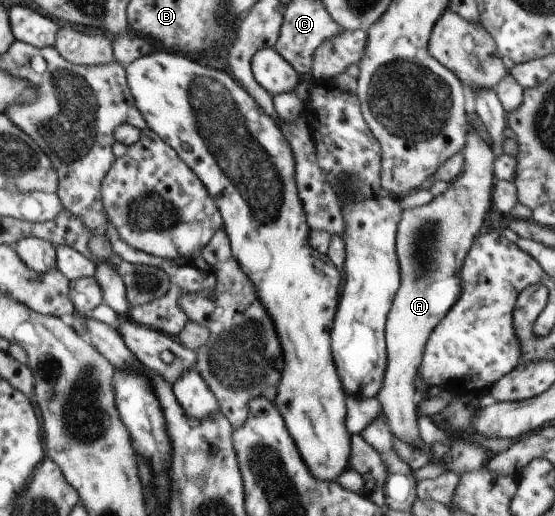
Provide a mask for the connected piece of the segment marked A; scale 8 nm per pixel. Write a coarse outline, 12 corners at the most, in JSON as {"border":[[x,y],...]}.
{"border":[[469,129],[463,173],[403,209],[401,283],[377,399],[419,445],[414,378],[455,305],[491,198],[495,149]]}

